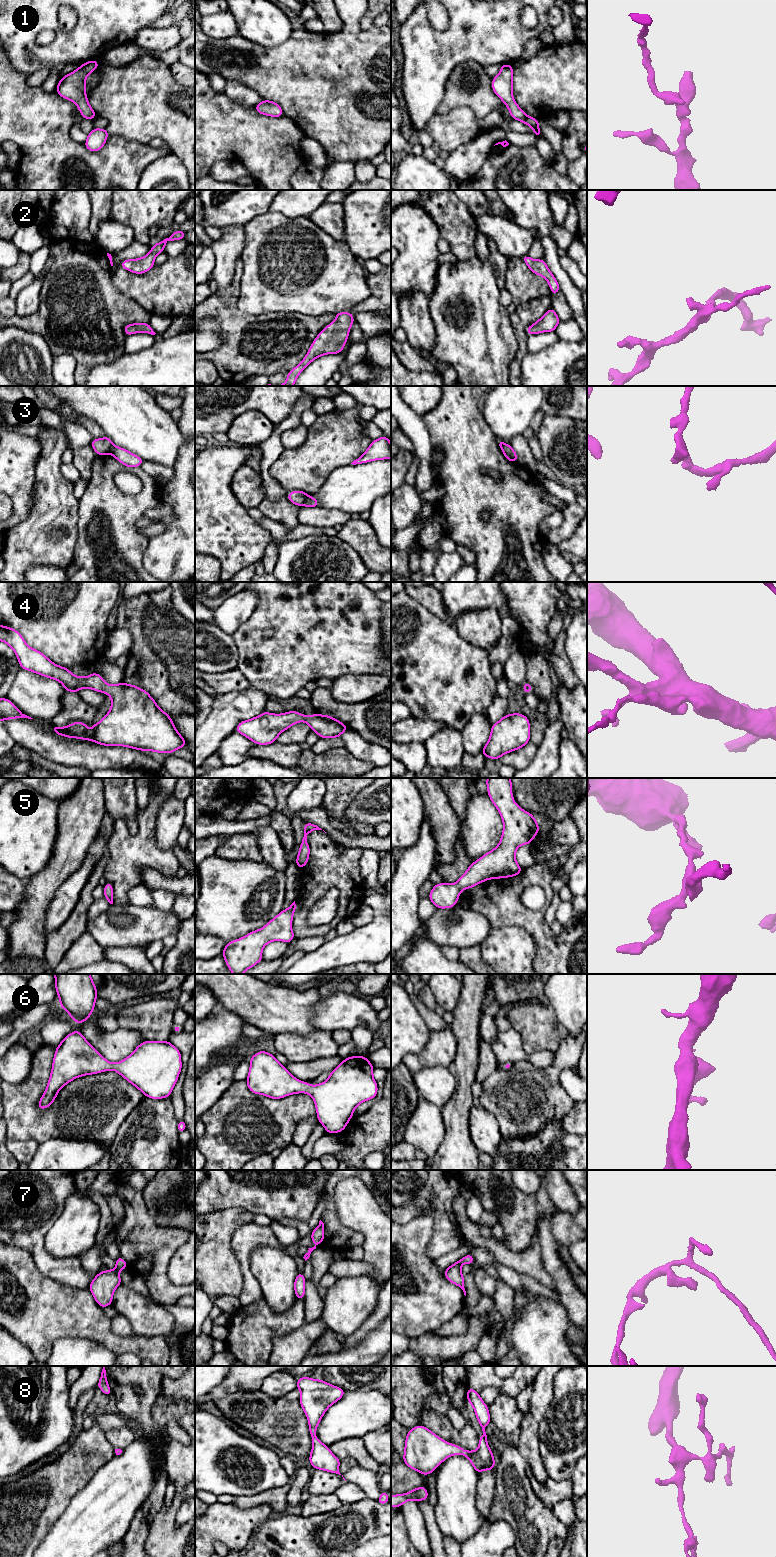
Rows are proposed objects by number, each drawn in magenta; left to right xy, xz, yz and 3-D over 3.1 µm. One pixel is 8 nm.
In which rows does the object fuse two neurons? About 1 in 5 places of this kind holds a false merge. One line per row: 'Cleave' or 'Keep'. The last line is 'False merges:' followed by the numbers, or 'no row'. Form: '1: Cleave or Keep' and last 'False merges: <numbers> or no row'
1: Keep
2: Keep
3: Cleave
4: Keep
5: Keep
6: Keep
7: Keep
8: Keep
False merges: 3

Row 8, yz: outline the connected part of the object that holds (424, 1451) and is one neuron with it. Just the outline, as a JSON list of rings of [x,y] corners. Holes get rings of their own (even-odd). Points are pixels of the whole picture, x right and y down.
[[[468,1387],[466,1397],[474,1408],[483,1431],[479,1437],[478,1449],[463,1450],[458,1445],[447,1443],[423,1425],[417,1425],[409,1430],[405,1440],[403,1462],[409,1468],[428,1476],[449,1456],[464,1455],[470,1460],[477,1474],[494,1469],[495,1460],[485,1432],[486,1426],[491,1422],[488,1406],[482,1401],[479,1393],[471,1387]]]

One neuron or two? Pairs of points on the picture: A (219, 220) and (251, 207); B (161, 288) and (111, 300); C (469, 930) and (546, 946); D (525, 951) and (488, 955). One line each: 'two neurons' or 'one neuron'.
A: one neuron
B: two neurons
C: two neurons
D: one neuron

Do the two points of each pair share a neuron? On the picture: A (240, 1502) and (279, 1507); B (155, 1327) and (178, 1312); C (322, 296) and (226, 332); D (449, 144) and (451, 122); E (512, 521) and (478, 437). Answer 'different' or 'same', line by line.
A: same
B: different
C: different
D: same
E: same

